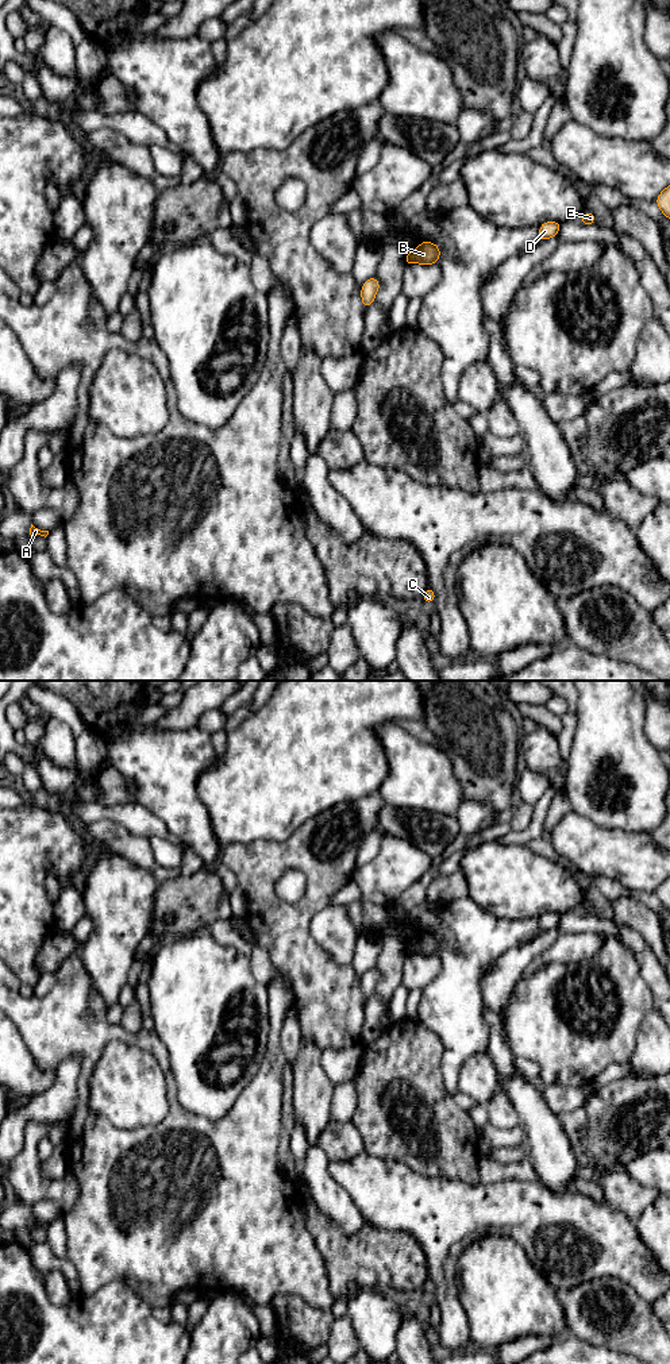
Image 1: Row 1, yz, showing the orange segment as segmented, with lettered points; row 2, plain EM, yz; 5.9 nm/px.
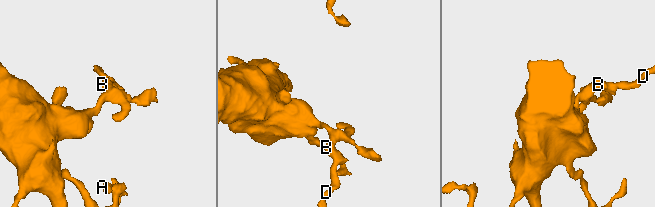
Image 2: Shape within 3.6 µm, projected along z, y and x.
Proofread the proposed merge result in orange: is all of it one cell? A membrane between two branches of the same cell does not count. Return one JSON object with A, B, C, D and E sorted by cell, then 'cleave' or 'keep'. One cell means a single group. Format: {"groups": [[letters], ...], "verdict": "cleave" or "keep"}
{"groups": [["A", "B", "C", "D", "E"]], "verdict": "keep"}

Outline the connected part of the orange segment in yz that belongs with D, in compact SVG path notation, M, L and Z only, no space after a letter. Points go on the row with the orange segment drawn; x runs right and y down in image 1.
M546 221L539 227L539 238L540 240L547 240L558 234L562 224L555 221Z

